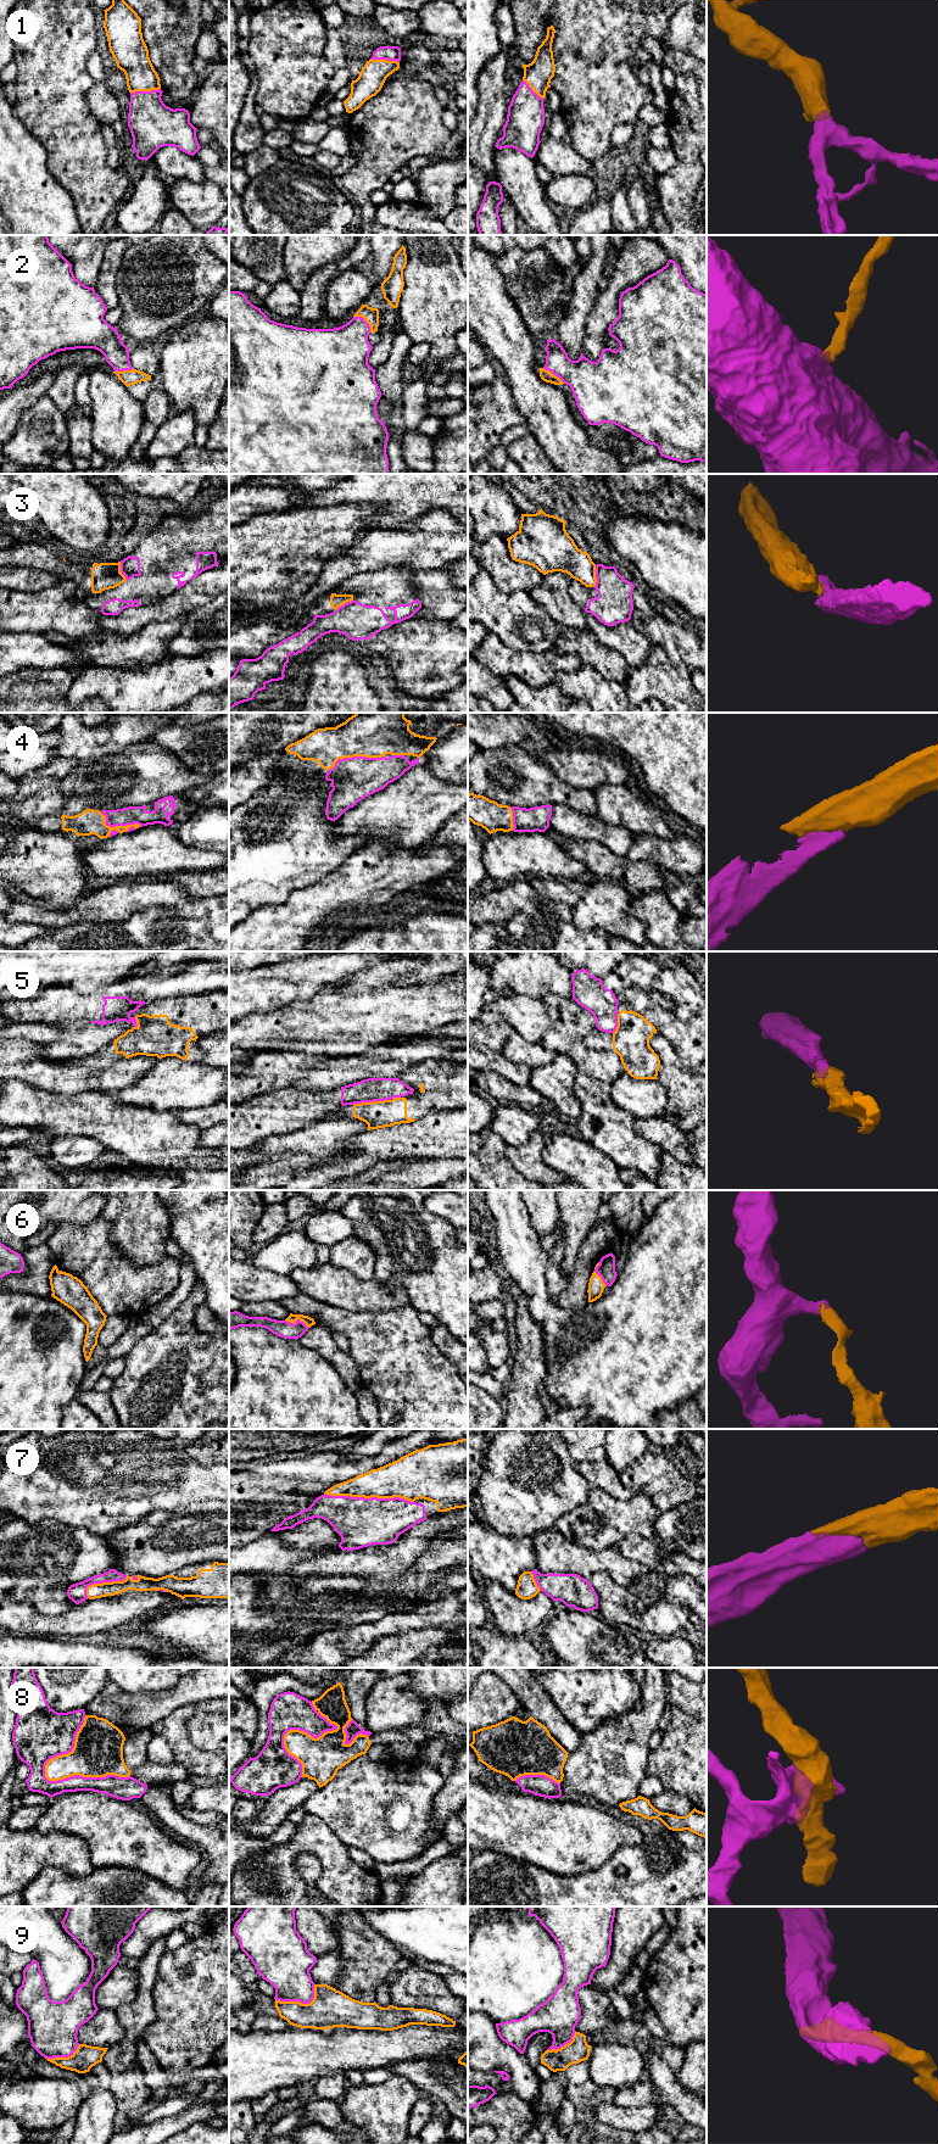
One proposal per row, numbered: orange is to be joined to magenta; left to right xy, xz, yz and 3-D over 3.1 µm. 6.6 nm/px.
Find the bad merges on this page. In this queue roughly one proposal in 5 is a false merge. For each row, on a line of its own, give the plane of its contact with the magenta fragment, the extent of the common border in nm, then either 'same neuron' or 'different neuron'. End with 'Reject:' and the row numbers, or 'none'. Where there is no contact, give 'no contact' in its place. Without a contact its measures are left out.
1: contact in xy; length 200 nm; same neuron
2: contact in xz; length 160 nm; same neuron
3: contact in yz; length 140 nm; different neuron
4: contact in xy; length 280 nm; same neuron
5: contact in xz; length 260 nm; different neuron
6: contact in xz; length 170 nm; same neuron
7: contact in xz; length 600 nm; same neuron
8: contact in xy; length 550 nm; different neuron
9: contact in xz; length 280 nm; different neuron
Reject: 3, 5, 8, 9

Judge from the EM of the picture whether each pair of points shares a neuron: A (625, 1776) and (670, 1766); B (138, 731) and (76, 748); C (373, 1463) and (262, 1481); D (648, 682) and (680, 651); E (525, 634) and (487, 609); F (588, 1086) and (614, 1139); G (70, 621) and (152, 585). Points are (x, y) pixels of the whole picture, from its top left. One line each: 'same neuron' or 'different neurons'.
A: different neurons
B: same neuron
C: same neuron
D: different neurons
E: same neuron
F: same neuron
G: different neurons

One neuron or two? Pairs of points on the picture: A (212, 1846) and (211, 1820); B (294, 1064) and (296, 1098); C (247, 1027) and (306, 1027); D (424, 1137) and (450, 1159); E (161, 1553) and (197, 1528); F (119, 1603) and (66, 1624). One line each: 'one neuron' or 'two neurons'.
A: two neurons
B: two neurons
C: one neuron
D: one neuron
E: one neuron
F: one neuron

